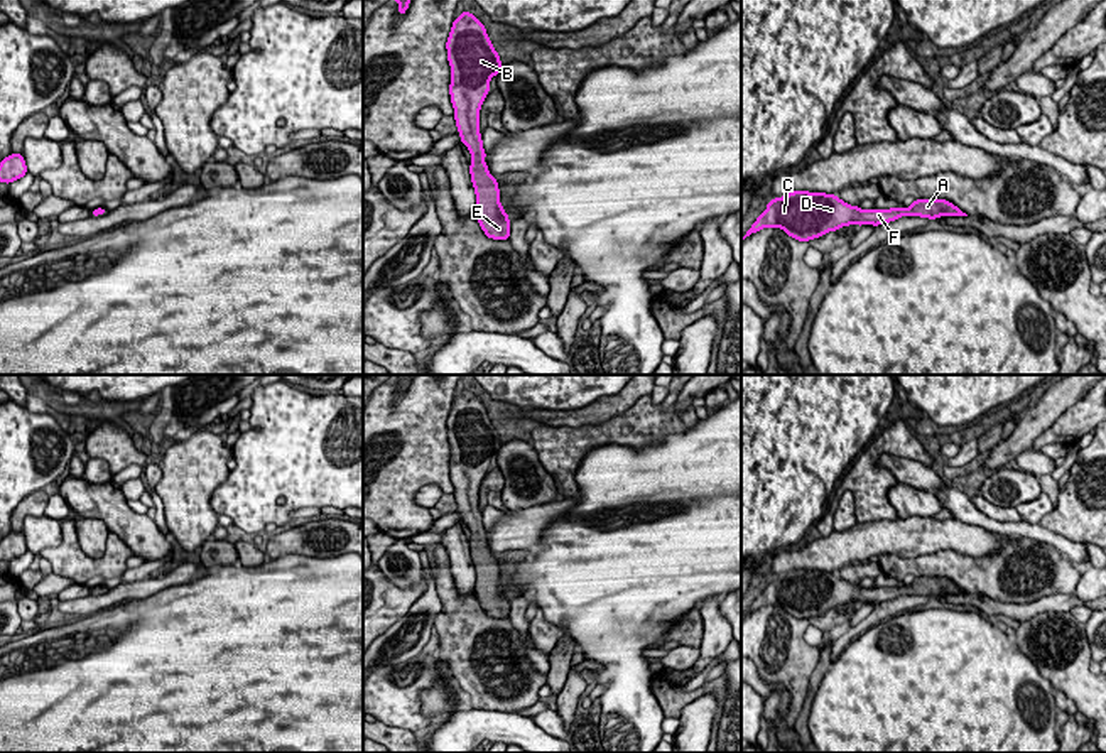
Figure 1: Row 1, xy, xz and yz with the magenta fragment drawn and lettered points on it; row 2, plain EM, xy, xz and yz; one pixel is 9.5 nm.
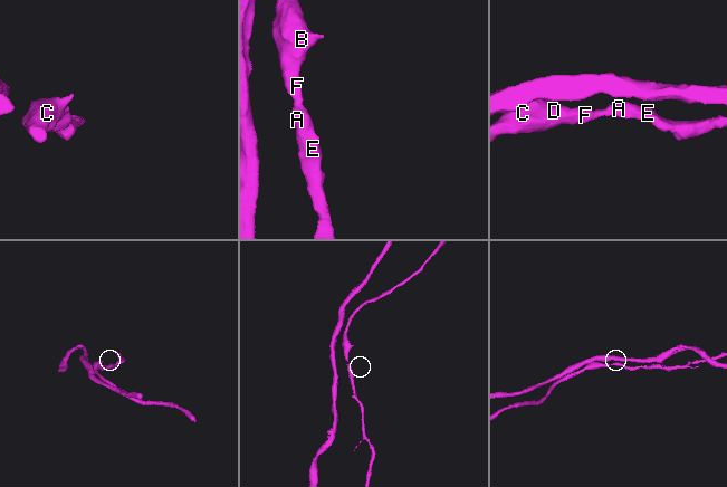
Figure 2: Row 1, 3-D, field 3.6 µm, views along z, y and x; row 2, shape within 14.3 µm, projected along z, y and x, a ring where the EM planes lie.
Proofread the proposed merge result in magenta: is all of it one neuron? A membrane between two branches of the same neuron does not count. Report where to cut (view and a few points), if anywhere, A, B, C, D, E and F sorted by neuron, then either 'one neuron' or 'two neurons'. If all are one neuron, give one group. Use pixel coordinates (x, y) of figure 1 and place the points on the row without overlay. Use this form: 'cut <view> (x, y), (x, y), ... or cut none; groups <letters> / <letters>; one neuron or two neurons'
cut none; groups A B C D E F; one neuron

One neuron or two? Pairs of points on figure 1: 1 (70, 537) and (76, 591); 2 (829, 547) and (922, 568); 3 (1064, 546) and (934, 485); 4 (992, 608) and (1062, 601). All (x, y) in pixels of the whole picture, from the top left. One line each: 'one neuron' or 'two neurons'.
1: two neurons
2: two neurons
3: two neurons
4: one neuron

